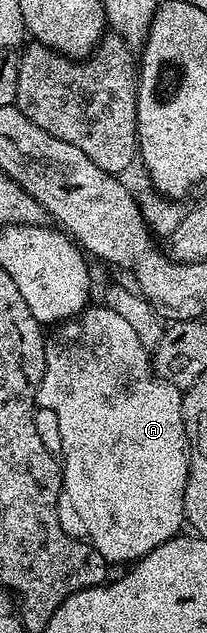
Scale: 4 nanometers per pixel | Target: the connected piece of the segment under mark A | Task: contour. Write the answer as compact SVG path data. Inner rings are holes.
M89 306L80 312L73 320L65 320L63 324L53 327L50 335L44 341L46 350L46 370L36 389L35 403L40 404L48 412L56 415L56 432L60 435L59 455L62 457L62 471L64 474L63 495L66 504L76 511L80 524L85 528L86 539L93 548L102 554L102 558L108 560L109 565L135 562L142 559L150 550L162 546L162 542L173 540L175 536L181 535L185 527L184 518L184 491L186 490L186 478L188 477L188 435L184 429L184 415L182 414L182 392L173 384L167 384L152 371L152 362L149 349L142 346L138 334L123 320L114 310L106 306Z

